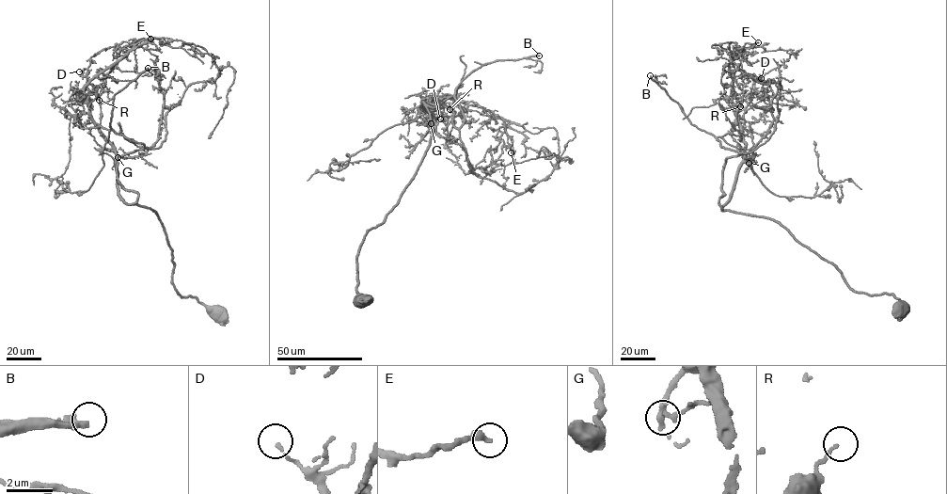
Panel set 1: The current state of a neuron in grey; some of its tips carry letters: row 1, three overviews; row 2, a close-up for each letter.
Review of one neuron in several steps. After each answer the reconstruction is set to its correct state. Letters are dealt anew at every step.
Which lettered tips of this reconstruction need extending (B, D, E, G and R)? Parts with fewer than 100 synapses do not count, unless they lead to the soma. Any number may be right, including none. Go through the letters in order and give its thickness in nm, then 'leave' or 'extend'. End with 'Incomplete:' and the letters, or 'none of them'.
B: 320 nm | extend
D: 130 nm | leave
E: 320 nm | leave
G: 180 nm | leave
R: 140 nm | leave
Incomplete: B

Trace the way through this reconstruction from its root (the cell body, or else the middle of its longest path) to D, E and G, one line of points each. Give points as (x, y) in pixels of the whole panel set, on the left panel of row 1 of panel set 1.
D: (215, 310), (177, 294), (171, 250), (154, 211), (119, 196), (115, 147), (93, 119), (88, 71), (79, 71)
E: (215, 310), (177, 294), (161, 224), (154, 211), (119, 196), (115, 147), (85, 93), (134, 42), (150, 39)
G: (215, 310), (177, 294), (171, 250), (154, 211), (129, 204), (119, 196), (118, 157)

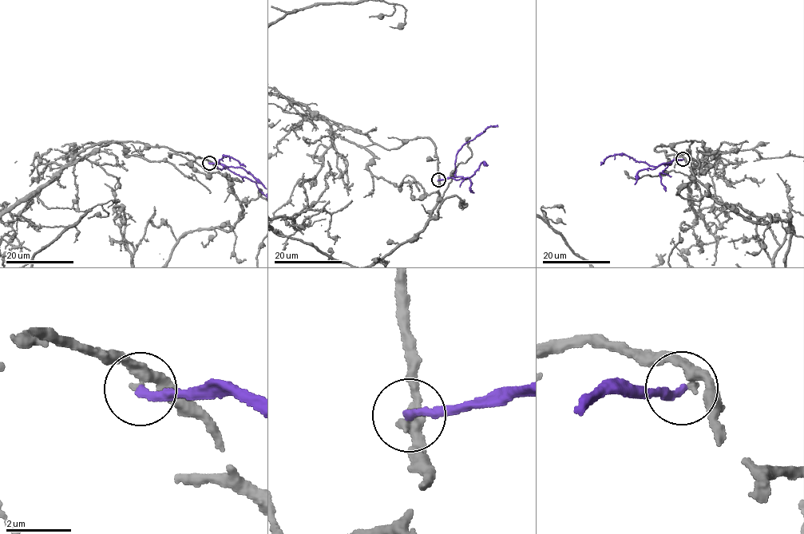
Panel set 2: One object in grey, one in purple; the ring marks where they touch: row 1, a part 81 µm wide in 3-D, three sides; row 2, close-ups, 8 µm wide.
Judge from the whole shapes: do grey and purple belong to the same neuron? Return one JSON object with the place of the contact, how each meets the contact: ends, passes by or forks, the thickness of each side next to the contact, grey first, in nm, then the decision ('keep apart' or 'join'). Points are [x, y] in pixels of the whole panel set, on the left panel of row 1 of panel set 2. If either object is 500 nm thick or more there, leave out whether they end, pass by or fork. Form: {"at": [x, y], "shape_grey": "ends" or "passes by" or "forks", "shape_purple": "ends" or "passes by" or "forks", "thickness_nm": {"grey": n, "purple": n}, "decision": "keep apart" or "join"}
{"at": [209, 163], "shape_grey": "passes by", "shape_purple": "ends", "thickness_nm": {"grey": 280, "purple": 240}, "decision": "keep apart"}

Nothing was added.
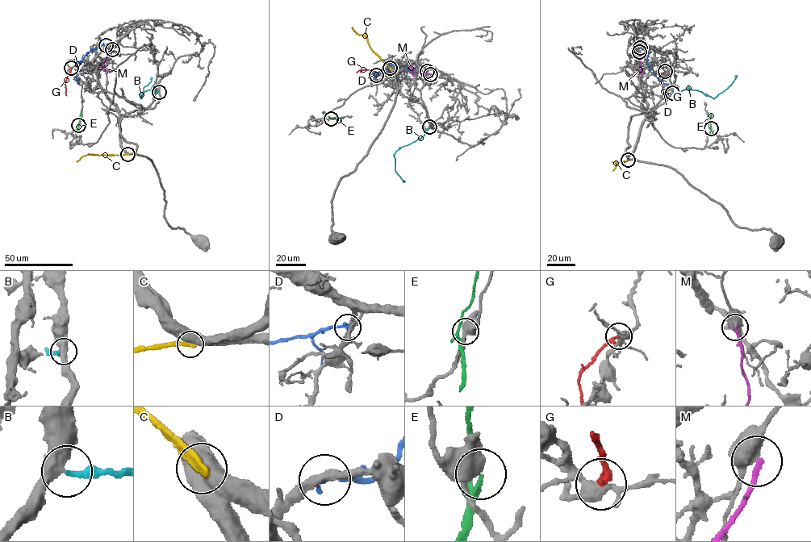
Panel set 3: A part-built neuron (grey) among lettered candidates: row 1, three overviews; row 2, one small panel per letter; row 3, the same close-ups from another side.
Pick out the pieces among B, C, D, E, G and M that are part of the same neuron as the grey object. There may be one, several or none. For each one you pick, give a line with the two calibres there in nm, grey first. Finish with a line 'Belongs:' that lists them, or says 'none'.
B: 440 nm thick on the grey side, 240 nm on the other
Belongs: B

